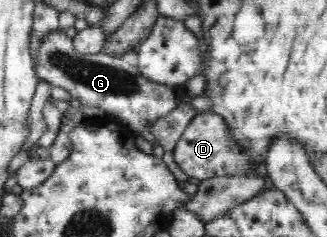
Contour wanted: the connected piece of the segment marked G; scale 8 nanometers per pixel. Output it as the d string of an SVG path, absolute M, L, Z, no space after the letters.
M60 29L47 32L37 50L38 60L34 67L39 80L64 88L84 106L100 107L108 116L118 117L121 125L132 135L150 138L148 126L178 107L178 97L168 85L145 80L137 66L130 66L119 56L104 52L92 55L76 53L73 38Z

